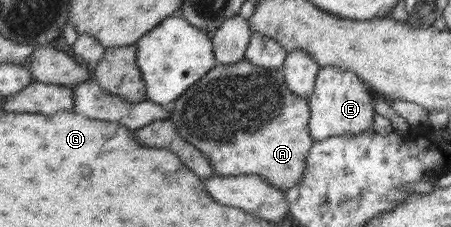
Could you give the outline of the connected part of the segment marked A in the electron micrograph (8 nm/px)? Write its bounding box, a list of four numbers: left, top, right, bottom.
[169,58,315,191]

